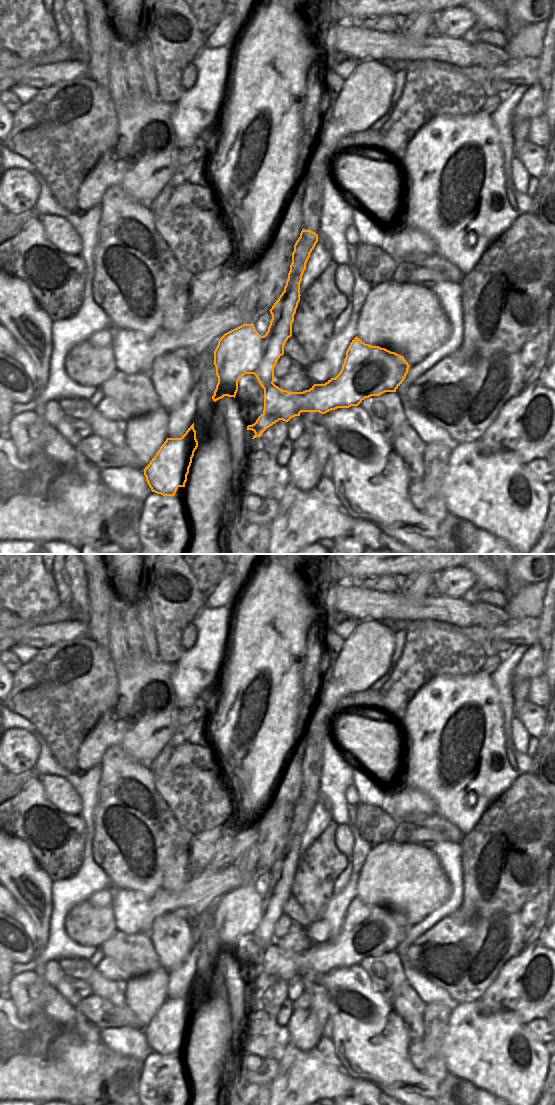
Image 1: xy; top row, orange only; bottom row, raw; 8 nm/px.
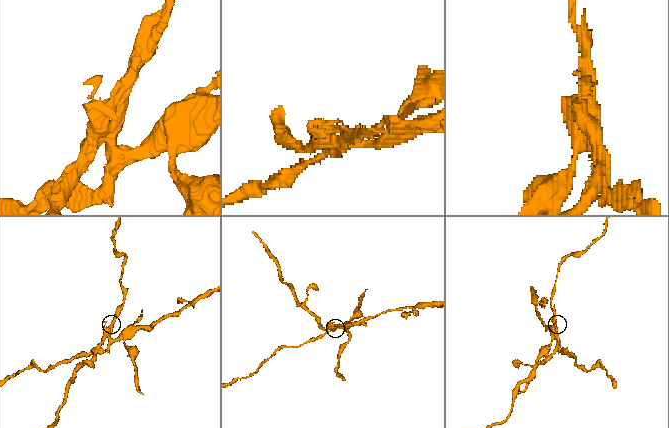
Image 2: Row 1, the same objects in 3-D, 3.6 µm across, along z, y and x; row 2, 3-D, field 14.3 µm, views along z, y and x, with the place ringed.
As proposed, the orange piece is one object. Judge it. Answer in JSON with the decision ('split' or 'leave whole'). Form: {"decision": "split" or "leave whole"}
{"decision": "split"}

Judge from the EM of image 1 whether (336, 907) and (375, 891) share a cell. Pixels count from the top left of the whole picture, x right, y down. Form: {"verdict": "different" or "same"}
{"verdict": "different"}

